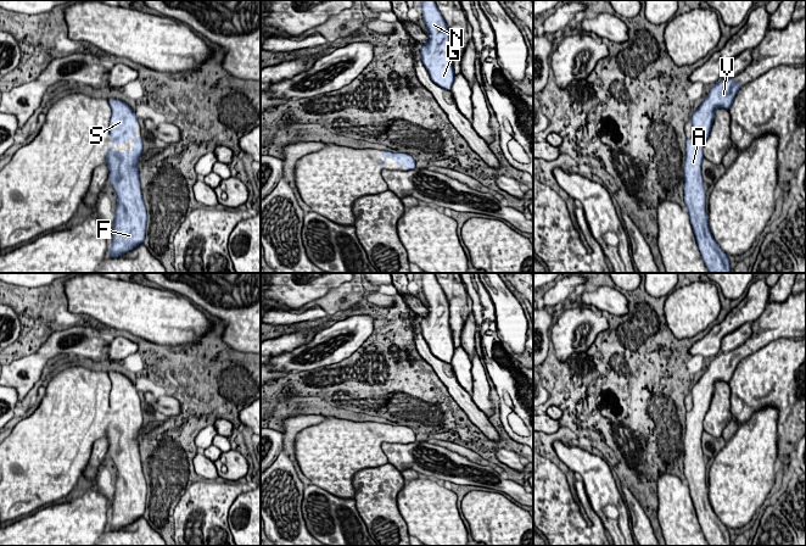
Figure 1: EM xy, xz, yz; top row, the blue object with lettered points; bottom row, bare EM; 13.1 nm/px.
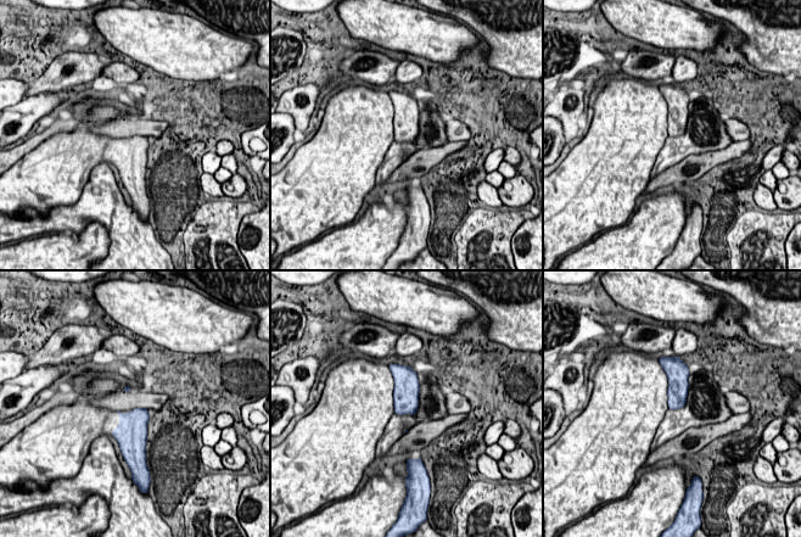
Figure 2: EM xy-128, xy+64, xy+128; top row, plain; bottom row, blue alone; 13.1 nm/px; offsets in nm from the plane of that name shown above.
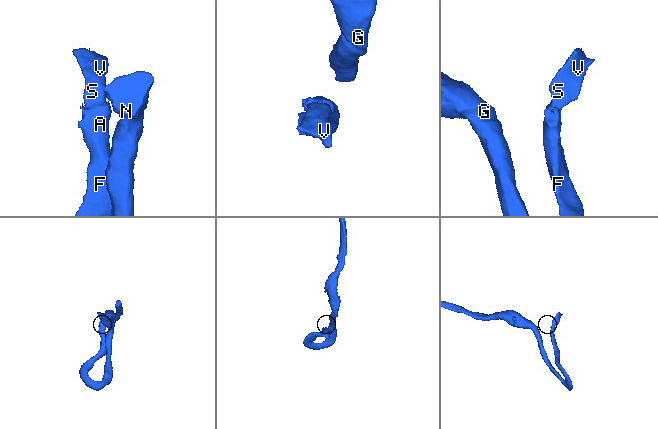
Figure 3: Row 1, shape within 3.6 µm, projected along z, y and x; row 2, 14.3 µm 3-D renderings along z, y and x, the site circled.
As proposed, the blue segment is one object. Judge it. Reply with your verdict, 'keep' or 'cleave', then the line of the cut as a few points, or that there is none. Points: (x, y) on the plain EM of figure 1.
keep; cut none

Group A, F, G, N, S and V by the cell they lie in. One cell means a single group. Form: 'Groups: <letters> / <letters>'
Groups: A F G N S V

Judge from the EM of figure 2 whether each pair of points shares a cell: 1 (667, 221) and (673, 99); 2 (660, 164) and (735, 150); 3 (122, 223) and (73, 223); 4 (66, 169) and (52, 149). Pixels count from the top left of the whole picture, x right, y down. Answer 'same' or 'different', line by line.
1: different
2: different
3: same
4: same

